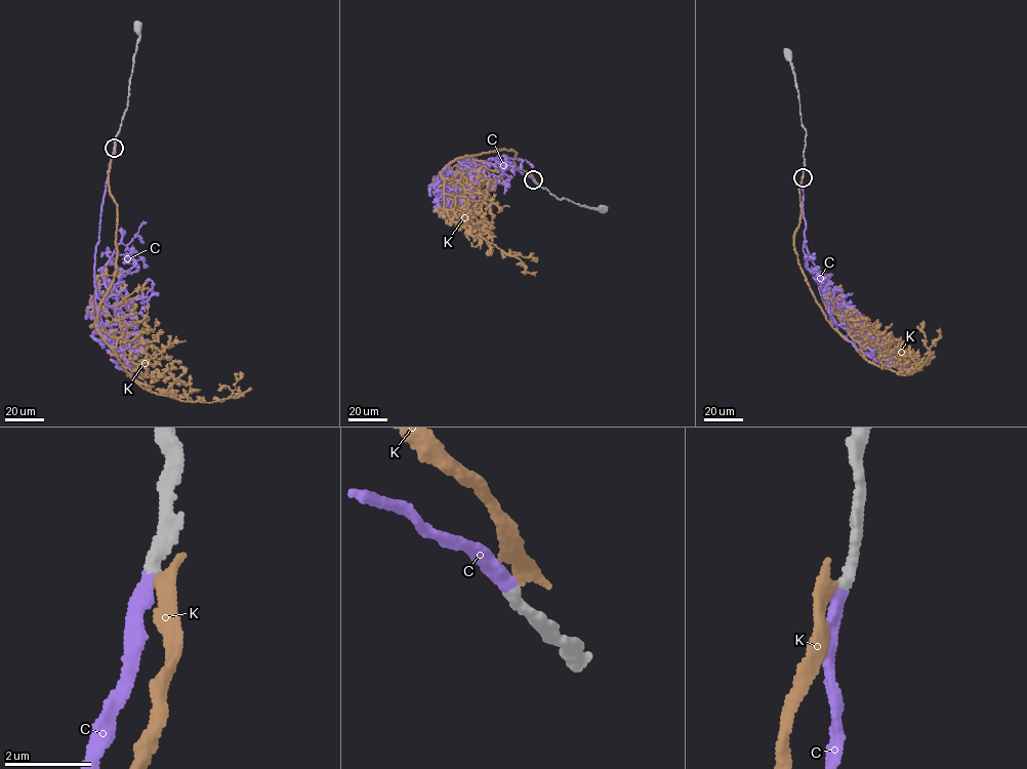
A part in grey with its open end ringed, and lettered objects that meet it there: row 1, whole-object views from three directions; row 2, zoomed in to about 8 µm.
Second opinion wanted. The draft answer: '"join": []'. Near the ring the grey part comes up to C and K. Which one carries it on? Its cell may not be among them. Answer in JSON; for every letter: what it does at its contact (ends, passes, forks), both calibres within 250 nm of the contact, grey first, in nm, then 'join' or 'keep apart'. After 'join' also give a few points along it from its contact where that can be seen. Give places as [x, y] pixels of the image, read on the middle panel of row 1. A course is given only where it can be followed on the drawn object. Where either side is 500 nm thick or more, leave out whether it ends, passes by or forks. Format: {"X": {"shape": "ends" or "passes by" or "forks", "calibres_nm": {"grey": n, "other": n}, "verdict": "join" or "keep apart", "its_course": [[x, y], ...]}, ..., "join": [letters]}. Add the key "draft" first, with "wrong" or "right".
{"draft": "wrong", "C": {"shape": "ends", "calibres_nm": {"grey": 280, "other": 280}, "verdict": "join", "its_course": [[533, 179], [498, 159], [482, 161], [466, 156], [456, 160], [483, 162], [503, 156], [526, 160], [532, 167]]}, "K": {"shape": "ends", "calibres_nm": {"grey": 280, "other": 280}, "verdict": "keep apart"}, "join": ["C"]}

